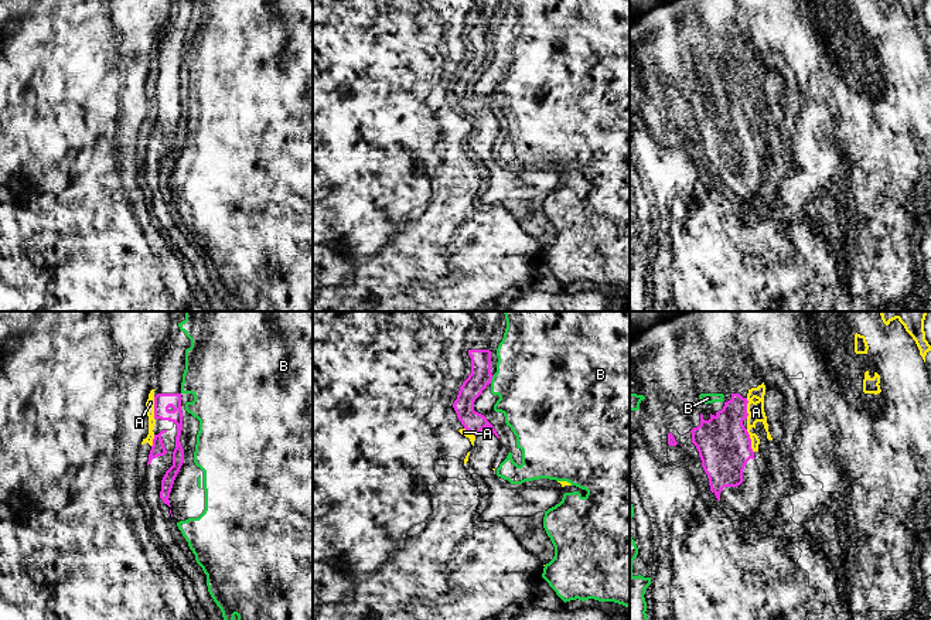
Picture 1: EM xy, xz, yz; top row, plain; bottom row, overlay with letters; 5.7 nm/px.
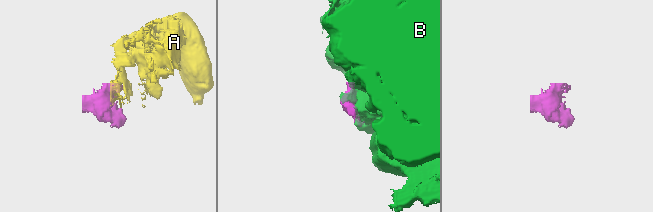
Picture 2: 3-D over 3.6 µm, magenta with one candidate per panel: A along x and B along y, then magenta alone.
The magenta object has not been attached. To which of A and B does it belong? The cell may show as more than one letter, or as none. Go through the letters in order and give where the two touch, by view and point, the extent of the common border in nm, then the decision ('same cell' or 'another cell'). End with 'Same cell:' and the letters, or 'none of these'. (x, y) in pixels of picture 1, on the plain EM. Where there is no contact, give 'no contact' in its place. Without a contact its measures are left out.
A: contact xy (154, 91); length 140 nm; another cell
B: contact xz (491, 62); length 50 nm; another cell
Same cell: none of these

